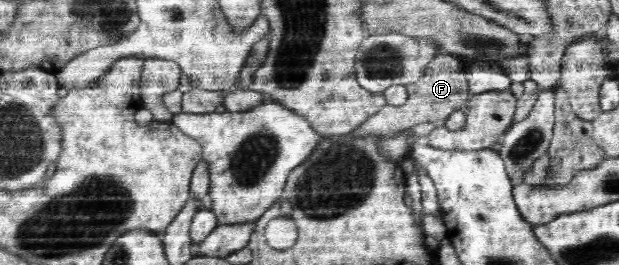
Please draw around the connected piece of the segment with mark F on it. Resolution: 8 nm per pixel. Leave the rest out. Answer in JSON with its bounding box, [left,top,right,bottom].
[351,53,470,138]

